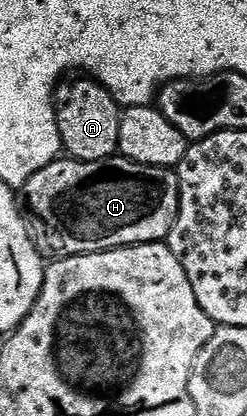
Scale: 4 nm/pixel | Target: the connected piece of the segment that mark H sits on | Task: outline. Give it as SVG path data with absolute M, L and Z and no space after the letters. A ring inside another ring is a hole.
M120 154L111 160L86 164L72 158L58 158L43 166L39 174L35 174L25 183L23 204L31 217L31 232L36 243L46 253L49 251L50 257L82 256L106 252L112 248L130 248L133 244L168 241L169 231L176 224L179 214L181 187L174 169L148 168L142 164L132 164Z

